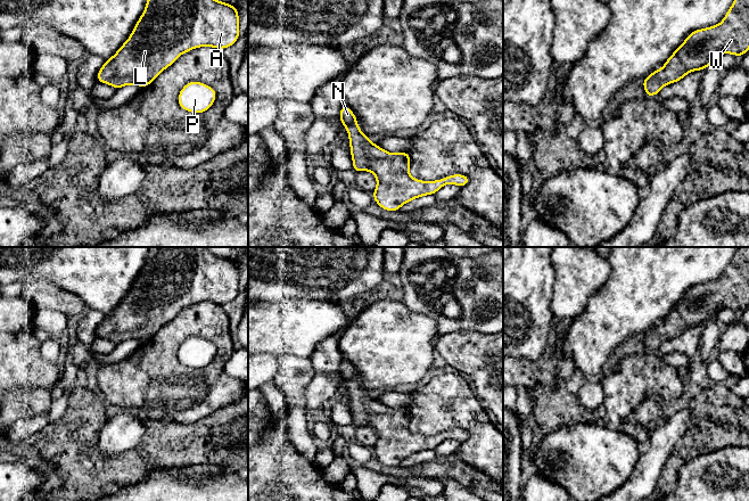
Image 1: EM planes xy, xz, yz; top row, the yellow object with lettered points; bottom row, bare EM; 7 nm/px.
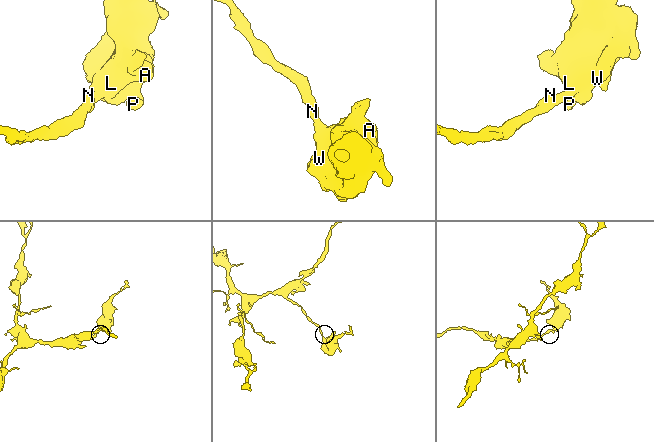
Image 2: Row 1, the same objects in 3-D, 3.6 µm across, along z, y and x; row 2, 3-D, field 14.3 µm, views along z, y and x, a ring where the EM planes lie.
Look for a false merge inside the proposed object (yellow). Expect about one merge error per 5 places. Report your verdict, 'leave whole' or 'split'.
leave whole

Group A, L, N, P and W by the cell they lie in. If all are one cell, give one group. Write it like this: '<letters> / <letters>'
A L N P W

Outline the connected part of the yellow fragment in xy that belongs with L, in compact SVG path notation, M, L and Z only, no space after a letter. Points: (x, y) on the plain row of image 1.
M150 247L130 293L105 315L97 328L97 337L107 338L115 345L129 339L141 344L151 339L182 309L199 302L223 305L233 301L239 290L237 262L213 254L208 247Z

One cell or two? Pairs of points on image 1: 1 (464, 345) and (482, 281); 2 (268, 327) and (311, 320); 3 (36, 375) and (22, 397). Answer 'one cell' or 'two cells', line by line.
1: two cells
2: one cell
3: two cells

